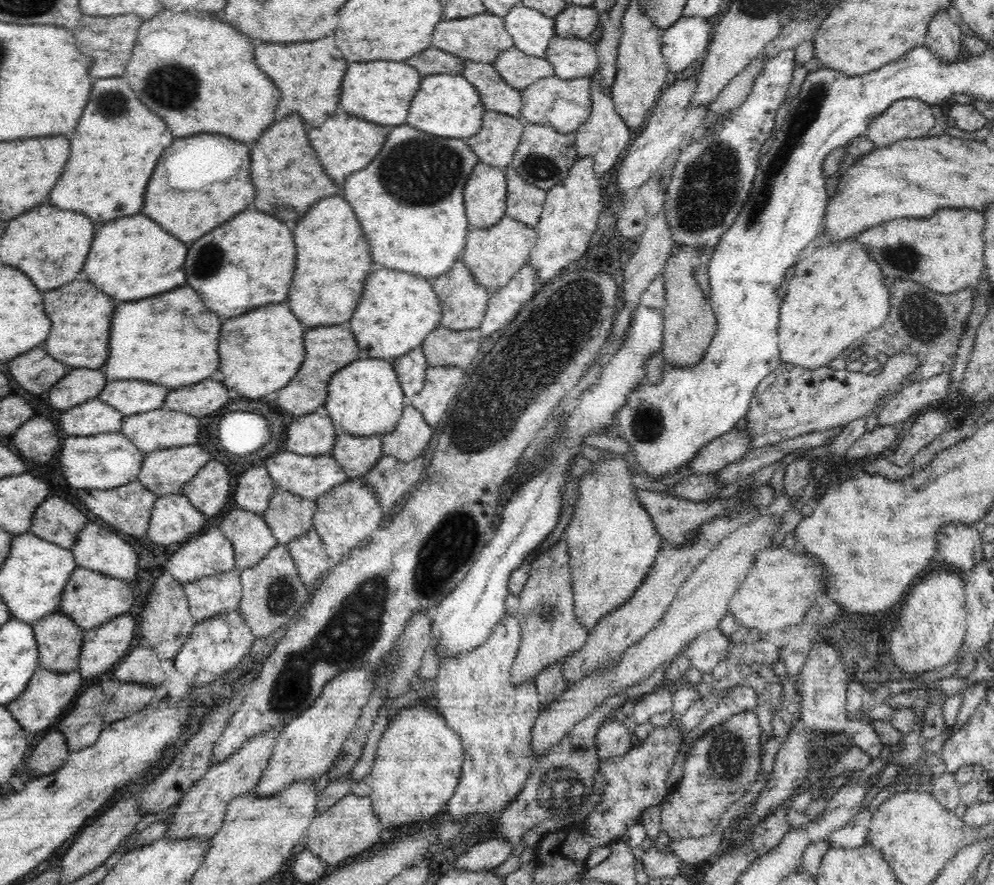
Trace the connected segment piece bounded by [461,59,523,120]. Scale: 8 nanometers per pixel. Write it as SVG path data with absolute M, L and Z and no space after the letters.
M464 59L464 71L461 74L476 88L486 110L494 110L522 120L521 93L502 79L494 64Z

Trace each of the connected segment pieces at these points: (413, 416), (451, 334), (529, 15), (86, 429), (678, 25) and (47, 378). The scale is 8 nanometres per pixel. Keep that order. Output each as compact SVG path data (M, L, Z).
M412 404L405 405L396 430L380 435L382 452L388 456L394 455L402 462L408 462L426 452L432 433L433 428L422 413Z
M442 325L434 328L421 345L429 366L457 366L471 372L472 362L480 350L481 329L448 330Z
M518 3L504 16L504 26L514 46L530 56L546 58L548 44L556 36L554 19Z
M96 397L61 411L56 422L64 436L85 437L100 433L120 433L124 416Z
M700 16L680 17L662 33L662 56L666 57L666 65L672 73L684 71L694 60L698 60L702 56L702 52L706 52L710 38L712 38L715 20Z
M34 348L8 362L12 378L28 392L38 395L45 395L60 378L74 369L52 358L44 348Z

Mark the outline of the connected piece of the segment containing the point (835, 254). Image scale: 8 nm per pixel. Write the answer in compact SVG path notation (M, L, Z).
M856 238L821 243L814 252L798 260L794 268L794 276L783 287L779 310L778 347L782 362L816 370L841 357L844 350L857 345L870 330L880 328L886 322L890 312L890 292L884 283L887 276L882 273L880 264L870 259L866 245Z

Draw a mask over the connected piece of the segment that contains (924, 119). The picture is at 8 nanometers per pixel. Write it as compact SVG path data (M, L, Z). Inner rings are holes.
M918 98L903 99L870 122L866 136L877 148L888 147L901 139L926 137L935 120L930 105Z

